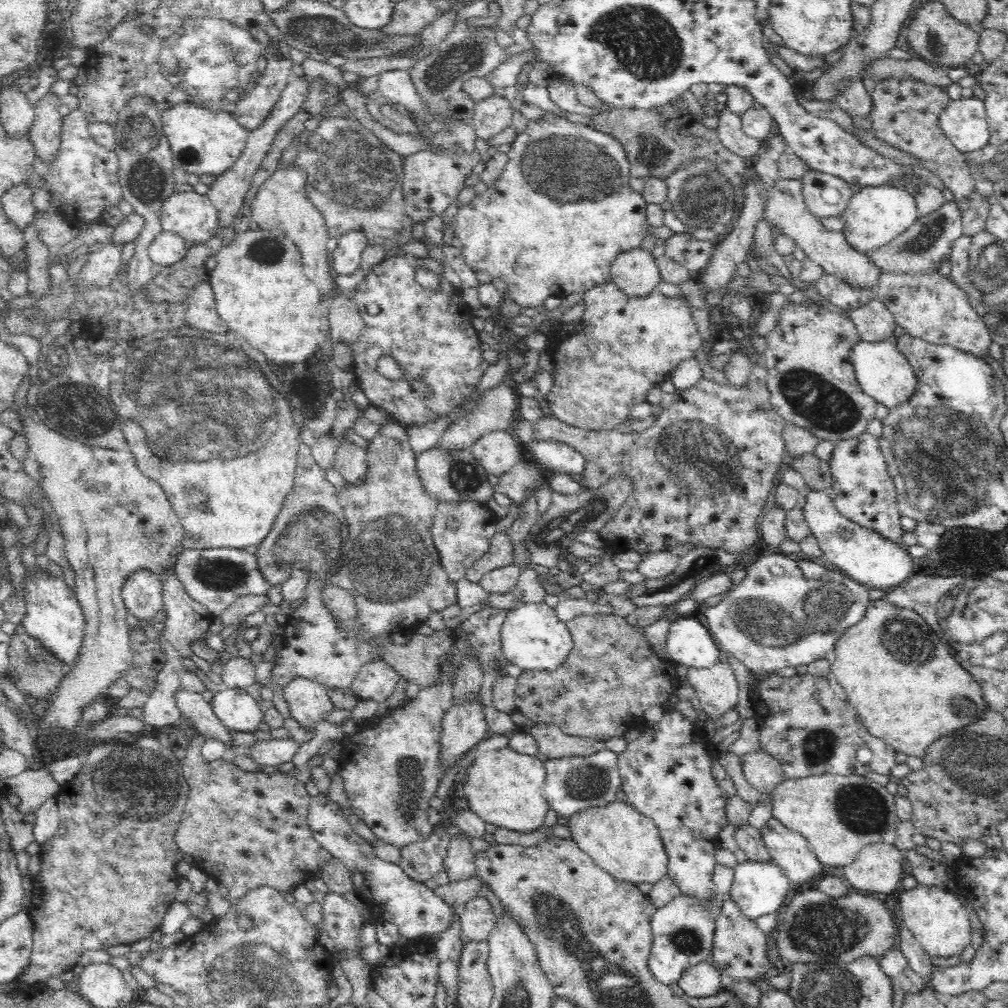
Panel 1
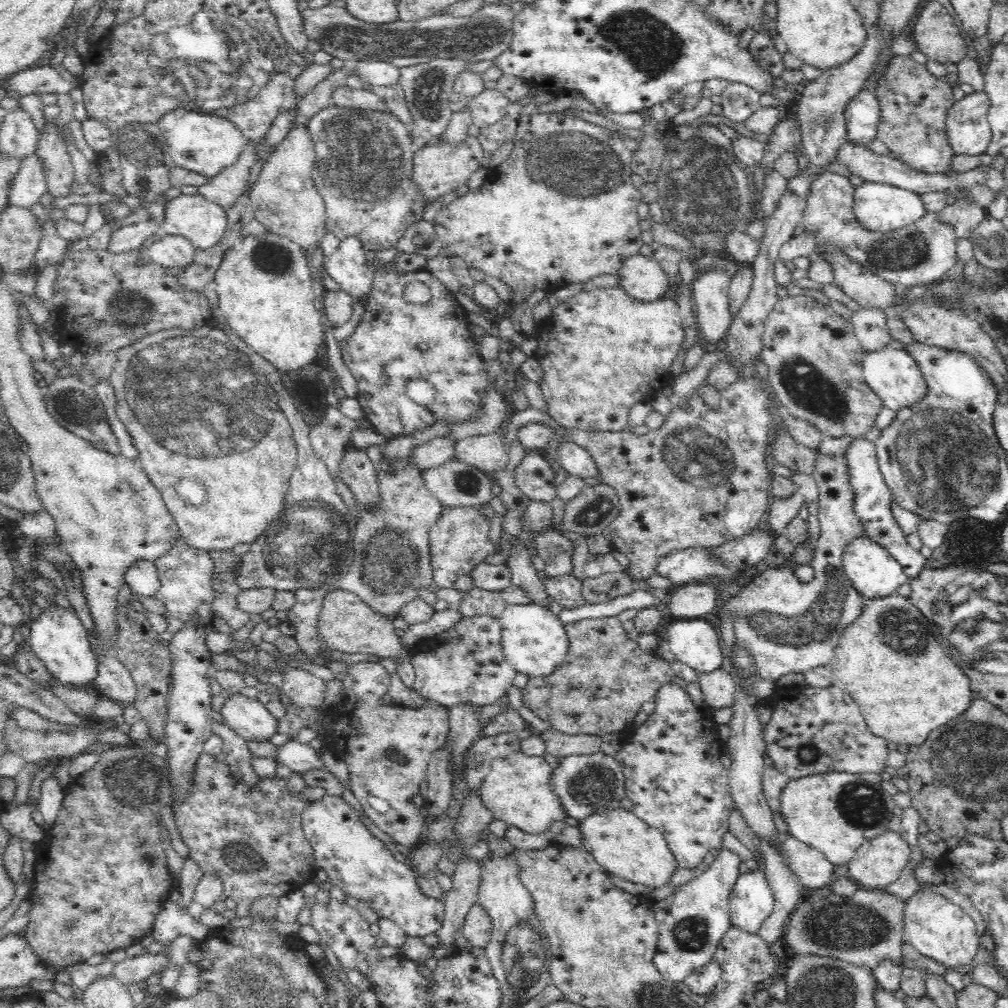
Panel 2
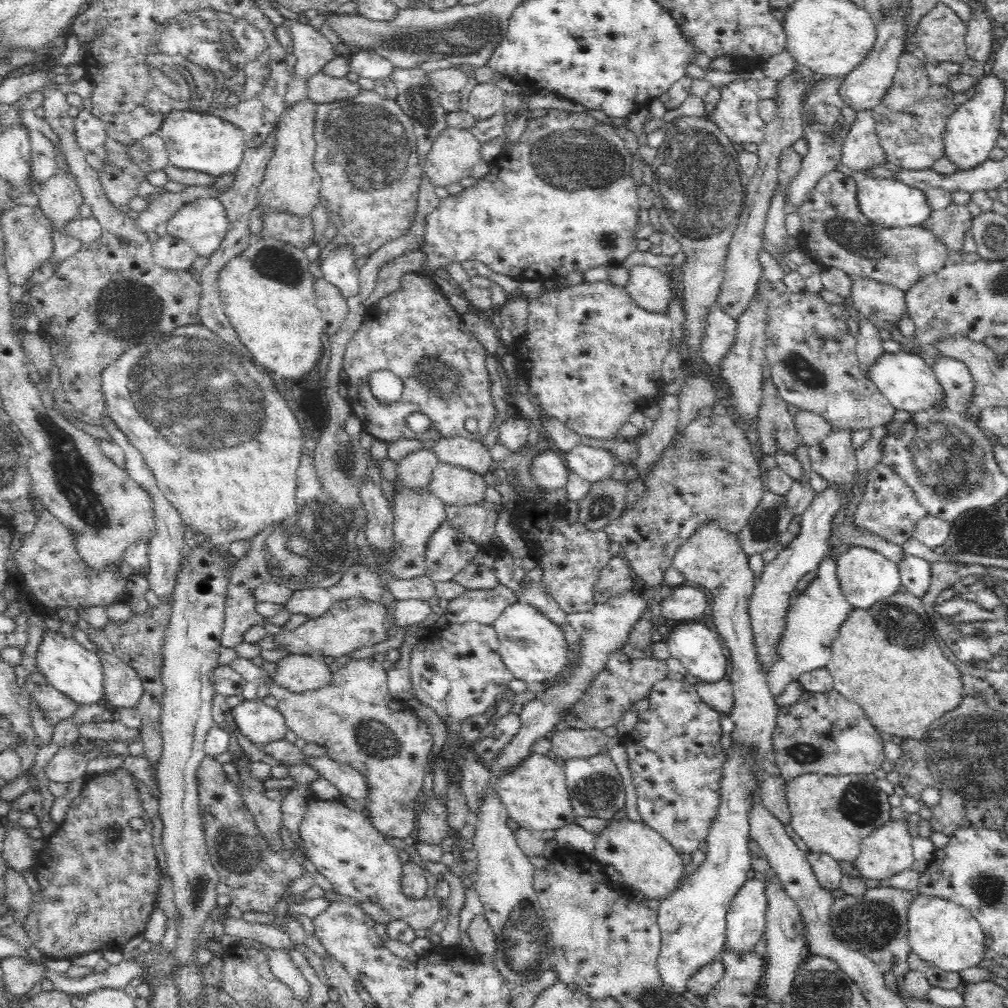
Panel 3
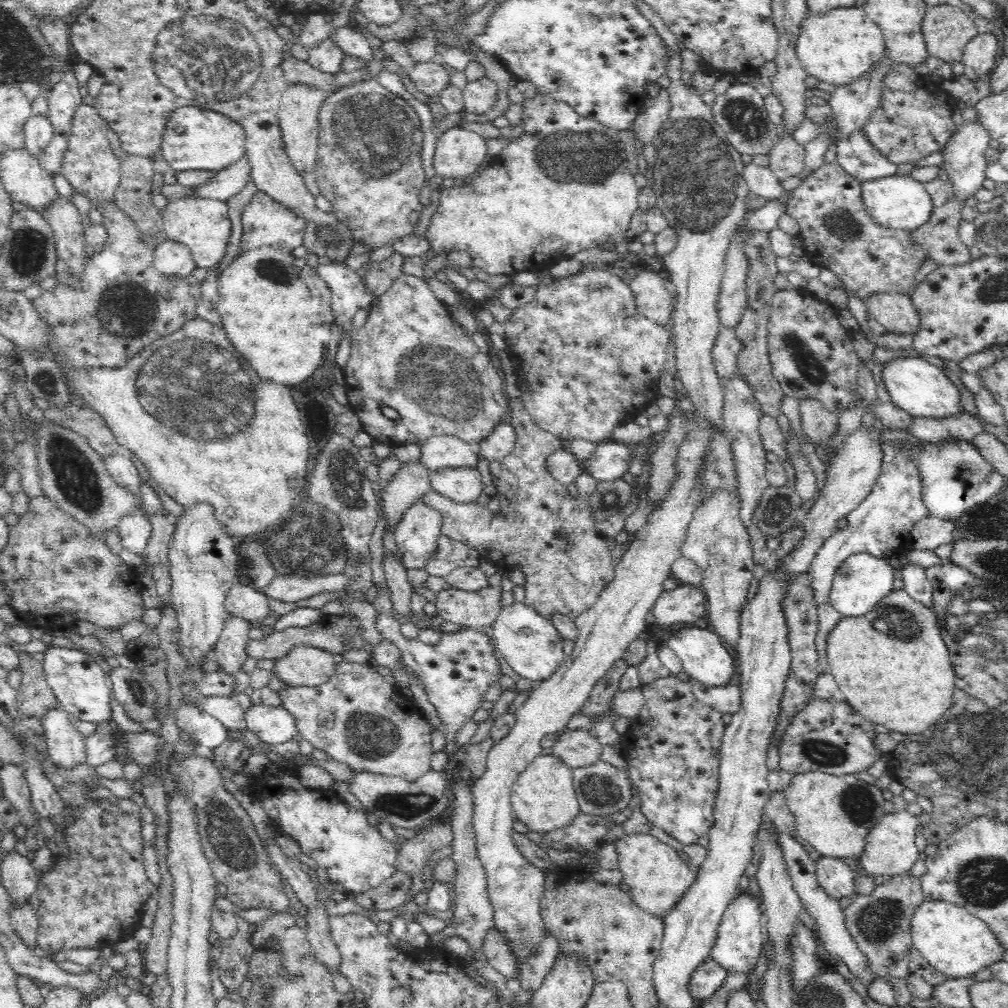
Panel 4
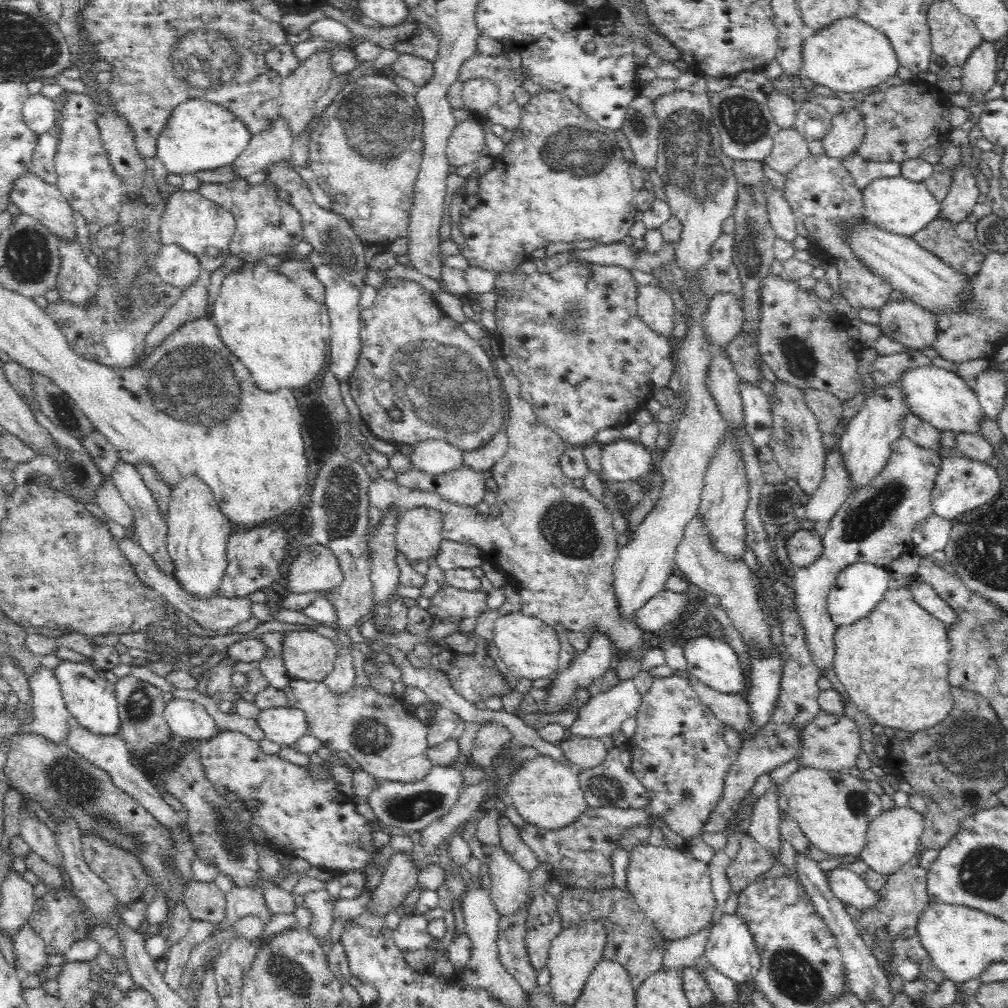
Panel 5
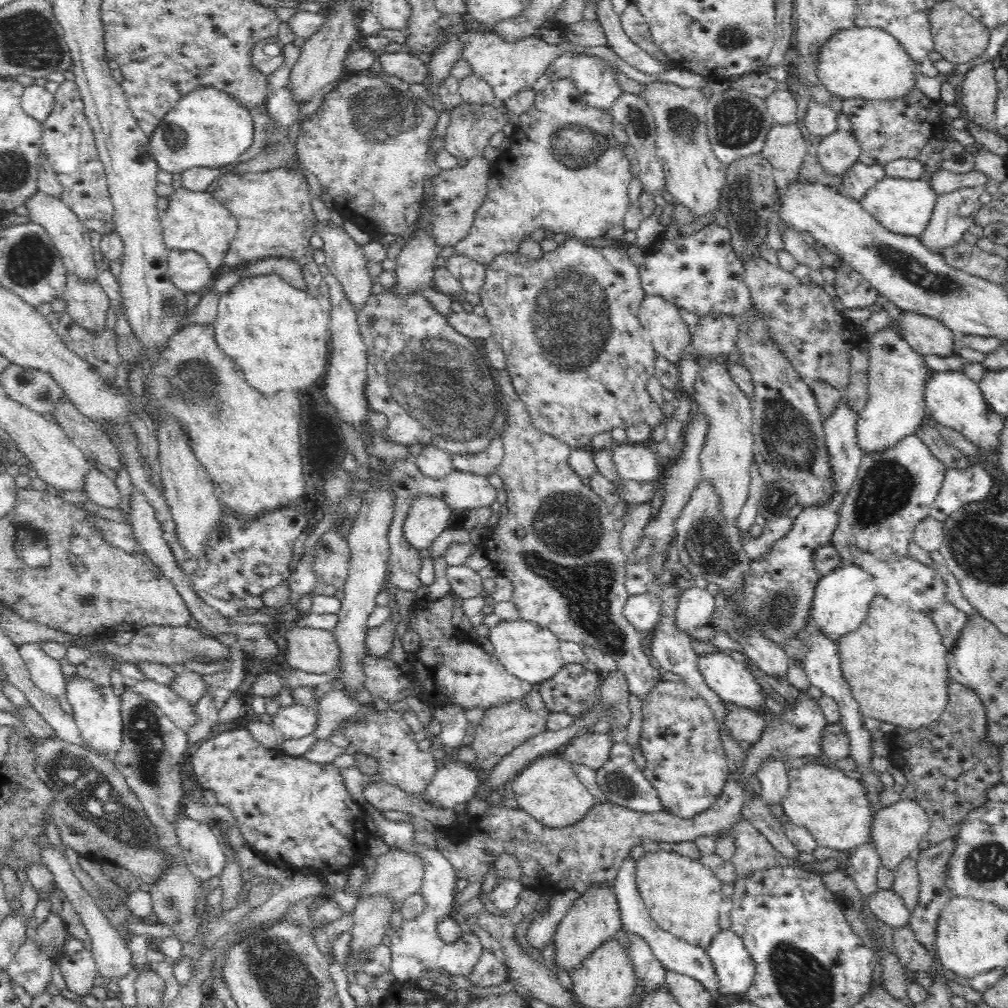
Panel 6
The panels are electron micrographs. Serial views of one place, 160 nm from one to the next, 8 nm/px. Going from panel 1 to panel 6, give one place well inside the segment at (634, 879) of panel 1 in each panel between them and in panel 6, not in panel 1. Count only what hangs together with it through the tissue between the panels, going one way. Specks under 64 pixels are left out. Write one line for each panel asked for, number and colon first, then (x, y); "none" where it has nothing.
2: (626, 846)
3: (648, 863)
4: (657, 877)
5: (673, 889)
6: (682, 895)

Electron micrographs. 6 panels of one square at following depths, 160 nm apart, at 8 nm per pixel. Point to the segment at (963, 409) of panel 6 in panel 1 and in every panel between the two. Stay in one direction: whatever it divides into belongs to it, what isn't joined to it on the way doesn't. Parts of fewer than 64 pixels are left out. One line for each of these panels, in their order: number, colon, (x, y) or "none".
1: (884, 373)
2: (890, 372)
3: (903, 377)
4: (915, 385)
5: (943, 398)

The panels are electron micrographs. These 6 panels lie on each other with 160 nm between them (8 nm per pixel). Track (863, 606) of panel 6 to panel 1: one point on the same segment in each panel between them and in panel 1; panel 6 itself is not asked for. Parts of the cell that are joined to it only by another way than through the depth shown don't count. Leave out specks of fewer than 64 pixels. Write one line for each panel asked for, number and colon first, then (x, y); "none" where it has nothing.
1: (864, 555)
2: (875, 573)
3: (866, 576)
4: (862, 580)
5: (858, 588)

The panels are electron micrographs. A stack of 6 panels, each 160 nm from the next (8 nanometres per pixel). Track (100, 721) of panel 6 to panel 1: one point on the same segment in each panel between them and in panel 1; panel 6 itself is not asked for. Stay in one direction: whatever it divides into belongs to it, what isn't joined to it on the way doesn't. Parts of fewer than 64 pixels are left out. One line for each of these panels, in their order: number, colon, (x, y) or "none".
1: (54, 616)
2: (58, 637)
3: (76, 671)
4: (81, 687)
5: (90, 699)

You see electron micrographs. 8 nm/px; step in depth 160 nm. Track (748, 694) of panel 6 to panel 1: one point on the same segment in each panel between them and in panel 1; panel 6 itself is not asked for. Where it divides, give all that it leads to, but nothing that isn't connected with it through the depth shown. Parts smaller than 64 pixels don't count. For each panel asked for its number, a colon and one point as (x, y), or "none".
1: (690, 644)
2: (695, 642)
3: (696, 646)
4: (704, 658)
5: (715, 663)

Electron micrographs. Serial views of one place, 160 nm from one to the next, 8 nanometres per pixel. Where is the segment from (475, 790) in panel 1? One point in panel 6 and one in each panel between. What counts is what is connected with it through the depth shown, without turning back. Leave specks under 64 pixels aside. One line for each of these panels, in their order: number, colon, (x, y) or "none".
2: (517, 789)
3: (534, 794)
4: (543, 797)
5: (546, 793)
6: (547, 789)

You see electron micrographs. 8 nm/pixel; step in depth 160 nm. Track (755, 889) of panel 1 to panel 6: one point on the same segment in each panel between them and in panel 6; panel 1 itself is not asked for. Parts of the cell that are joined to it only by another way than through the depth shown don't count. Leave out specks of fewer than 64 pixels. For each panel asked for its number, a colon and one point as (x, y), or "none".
2: (752, 900)
3: (746, 920)
4: (741, 939)
5: (731, 948)
6: (735, 967)

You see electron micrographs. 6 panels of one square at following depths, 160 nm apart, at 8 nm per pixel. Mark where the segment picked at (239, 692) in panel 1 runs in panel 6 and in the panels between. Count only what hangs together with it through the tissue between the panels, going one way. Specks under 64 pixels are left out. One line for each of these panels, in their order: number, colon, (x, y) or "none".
2: (249, 718)
3: (257, 722)
4: (272, 725)
5: (284, 726)
6: (292, 722)

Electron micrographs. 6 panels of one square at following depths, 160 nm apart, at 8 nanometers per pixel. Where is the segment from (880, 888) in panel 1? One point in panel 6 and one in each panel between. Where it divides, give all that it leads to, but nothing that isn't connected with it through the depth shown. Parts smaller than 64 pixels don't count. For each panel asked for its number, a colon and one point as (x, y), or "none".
2: (879, 862)
3: (888, 851)
4: (890, 850)
5: (892, 840)
6: (897, 830)

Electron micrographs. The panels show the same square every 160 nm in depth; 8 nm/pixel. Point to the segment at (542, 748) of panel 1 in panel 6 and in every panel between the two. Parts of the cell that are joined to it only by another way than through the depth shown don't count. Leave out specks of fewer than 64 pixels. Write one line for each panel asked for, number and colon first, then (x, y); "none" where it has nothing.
2: (560, 745)
3: (569, 743)
4: (576, 748)
5: (583, 752)
6: (591, 749)

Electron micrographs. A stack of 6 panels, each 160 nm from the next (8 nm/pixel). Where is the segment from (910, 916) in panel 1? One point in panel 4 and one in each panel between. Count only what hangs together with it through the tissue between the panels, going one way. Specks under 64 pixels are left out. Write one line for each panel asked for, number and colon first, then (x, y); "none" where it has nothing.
2: (937, 928)
3: (940, 931)
4: (953, 940)

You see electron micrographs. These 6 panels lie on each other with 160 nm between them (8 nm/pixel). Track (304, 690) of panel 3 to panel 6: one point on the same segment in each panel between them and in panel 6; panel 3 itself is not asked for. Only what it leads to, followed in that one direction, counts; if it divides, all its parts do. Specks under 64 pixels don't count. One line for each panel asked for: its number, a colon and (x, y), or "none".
4: (305, 665)
5: (308, 656)
6: (315, 651)

